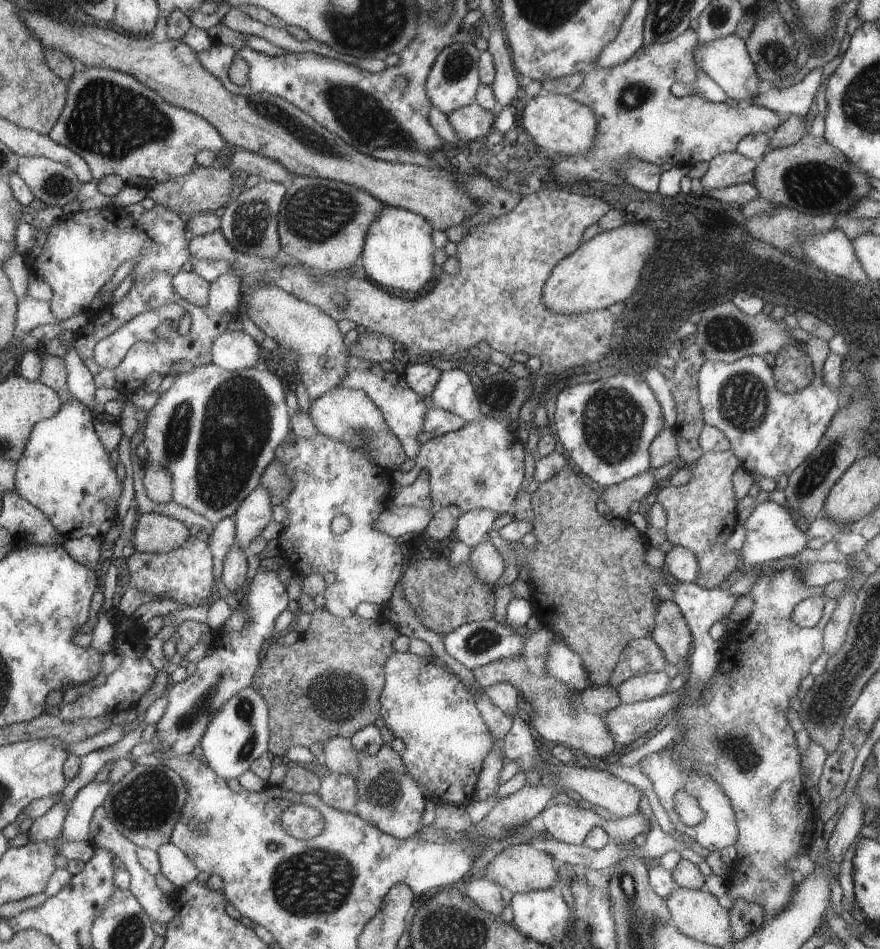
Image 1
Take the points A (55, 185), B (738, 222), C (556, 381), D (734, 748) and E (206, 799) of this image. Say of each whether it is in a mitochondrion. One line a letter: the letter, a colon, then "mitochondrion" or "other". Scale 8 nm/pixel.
A: mitochondrion
B: other
C: other
D: mitochondrion
E: other

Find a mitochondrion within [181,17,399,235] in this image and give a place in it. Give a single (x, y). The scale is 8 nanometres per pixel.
(304, 135)

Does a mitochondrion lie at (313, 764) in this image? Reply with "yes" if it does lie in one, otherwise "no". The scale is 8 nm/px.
no

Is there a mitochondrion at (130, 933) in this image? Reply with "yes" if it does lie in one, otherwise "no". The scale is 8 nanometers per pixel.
yes

